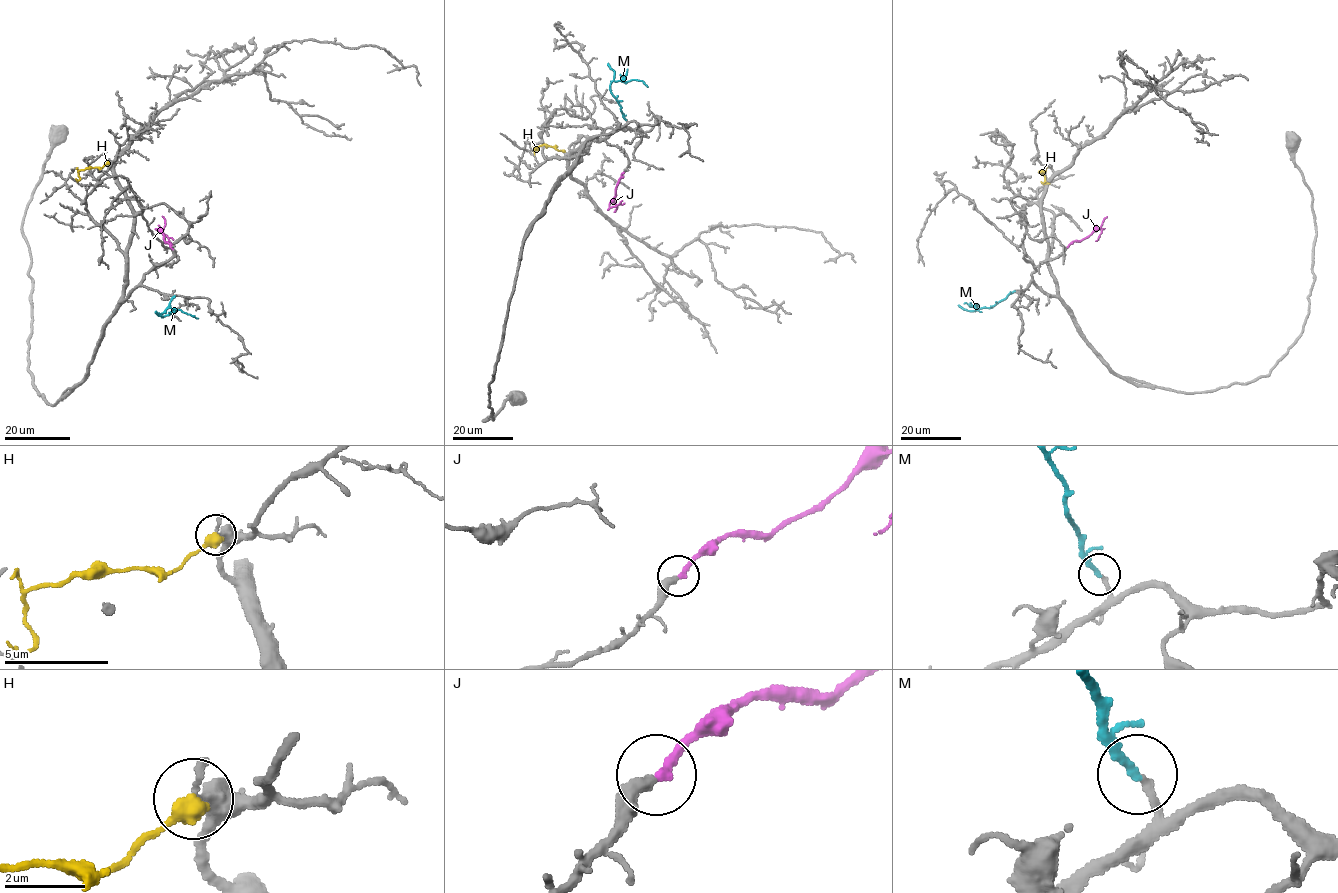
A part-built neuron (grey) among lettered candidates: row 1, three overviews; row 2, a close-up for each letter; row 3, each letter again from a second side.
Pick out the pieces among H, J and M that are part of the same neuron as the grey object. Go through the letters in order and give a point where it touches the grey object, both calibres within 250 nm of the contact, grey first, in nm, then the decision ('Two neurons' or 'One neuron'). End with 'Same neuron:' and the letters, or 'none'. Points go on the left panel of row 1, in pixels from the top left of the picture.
H: Touches grey at (108, 162). Thickness 320 nm (grey) against 440 nm. Two neurons
J: Touches grey at (172, 249). Thickness 380 nm (grey) against 260 nm. One neuron
M: Touches grey at (174, 296). Thickness 180 nm (grey) against 240 nm. One neuron
Same neuron: J, M

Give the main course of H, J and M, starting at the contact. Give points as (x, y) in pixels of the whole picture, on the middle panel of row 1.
H: (564, 151), (542, 145), (536, 148), (534, 154)
J: (624, 172), (609, 206), (616, 206), (622, 200)
M: (625, 119), (610, 84), (632, 79), (640, 80), (647, 86)

